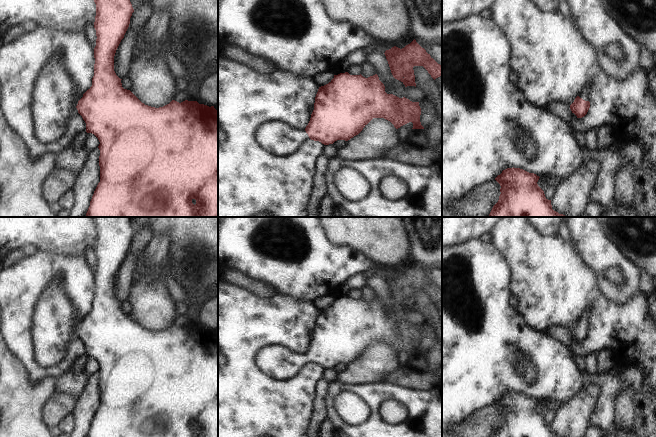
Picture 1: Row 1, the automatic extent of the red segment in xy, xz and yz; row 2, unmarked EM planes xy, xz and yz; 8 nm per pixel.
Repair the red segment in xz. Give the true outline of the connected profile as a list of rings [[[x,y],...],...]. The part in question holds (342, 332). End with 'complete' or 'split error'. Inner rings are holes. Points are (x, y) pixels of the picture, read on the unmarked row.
[[[348,296],[334,299],[326,309],[319,311],[315,321],[314,334],[304,354],[298,355],[282,345],[269,345],[256,354],[257,366],[274,381],[290,381],[309,363],[324,369],[337,364],[348,365],[358,359],[373,342],[384,342],[396,353],[412,346],[412,353],[424,353],[420,346],[421,332],[419,326],[412,326],[385,316],[384,308],[377,298],[368,302],[350,299]]]; split error

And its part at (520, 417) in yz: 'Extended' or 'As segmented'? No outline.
As segmented

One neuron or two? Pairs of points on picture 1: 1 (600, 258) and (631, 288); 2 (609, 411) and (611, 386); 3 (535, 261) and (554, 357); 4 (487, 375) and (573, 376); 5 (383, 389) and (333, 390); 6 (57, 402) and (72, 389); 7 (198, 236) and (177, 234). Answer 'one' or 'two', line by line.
1: one
2: one
3: two
4: one
5: one
6: two
7: one

